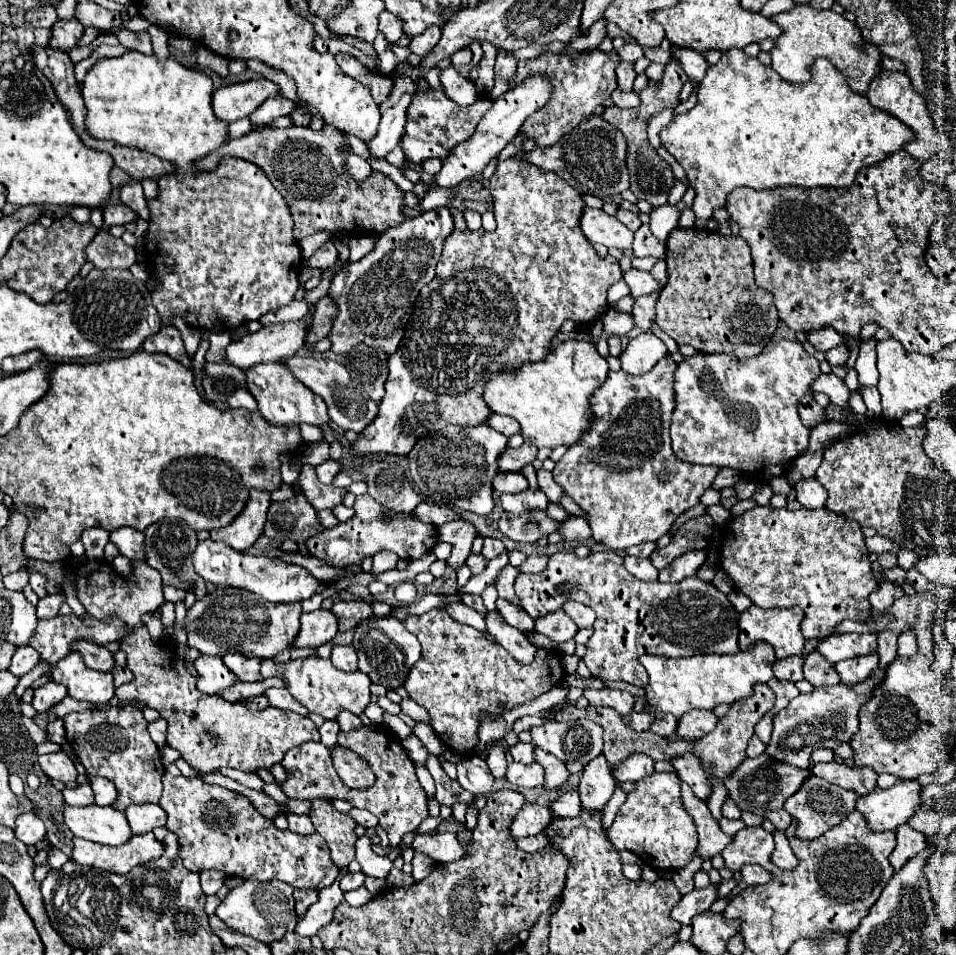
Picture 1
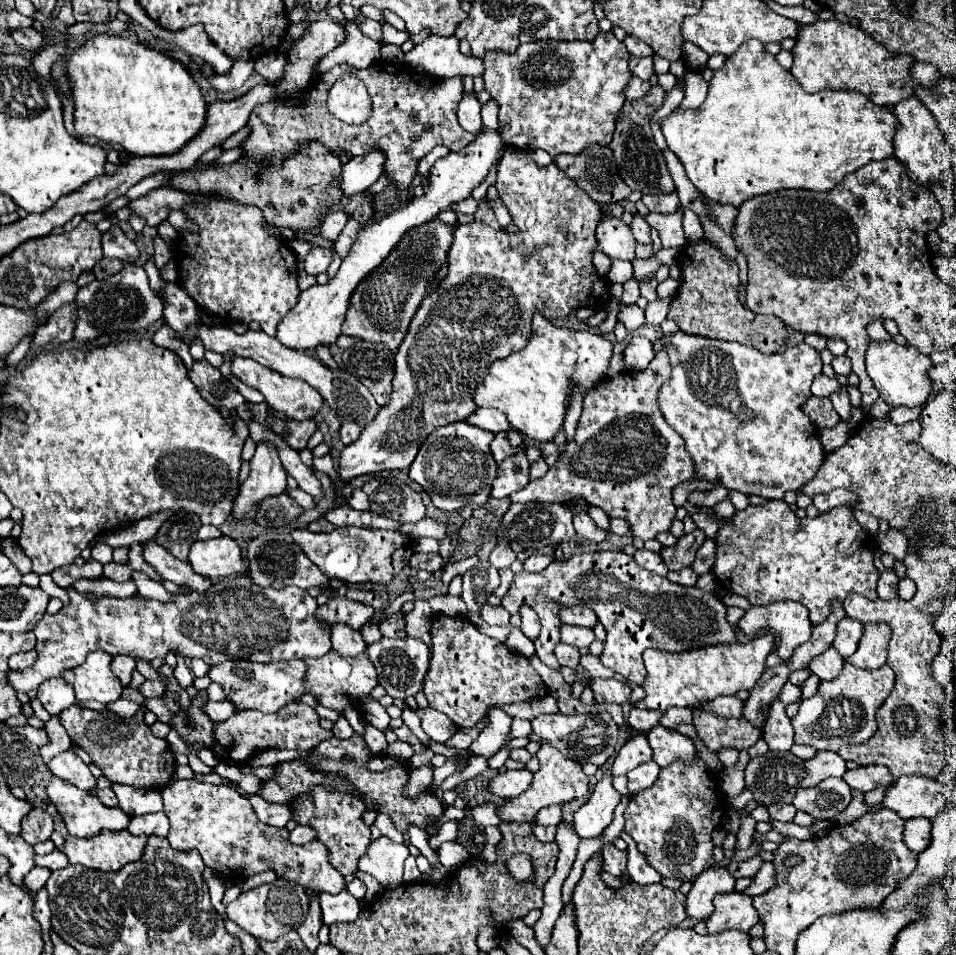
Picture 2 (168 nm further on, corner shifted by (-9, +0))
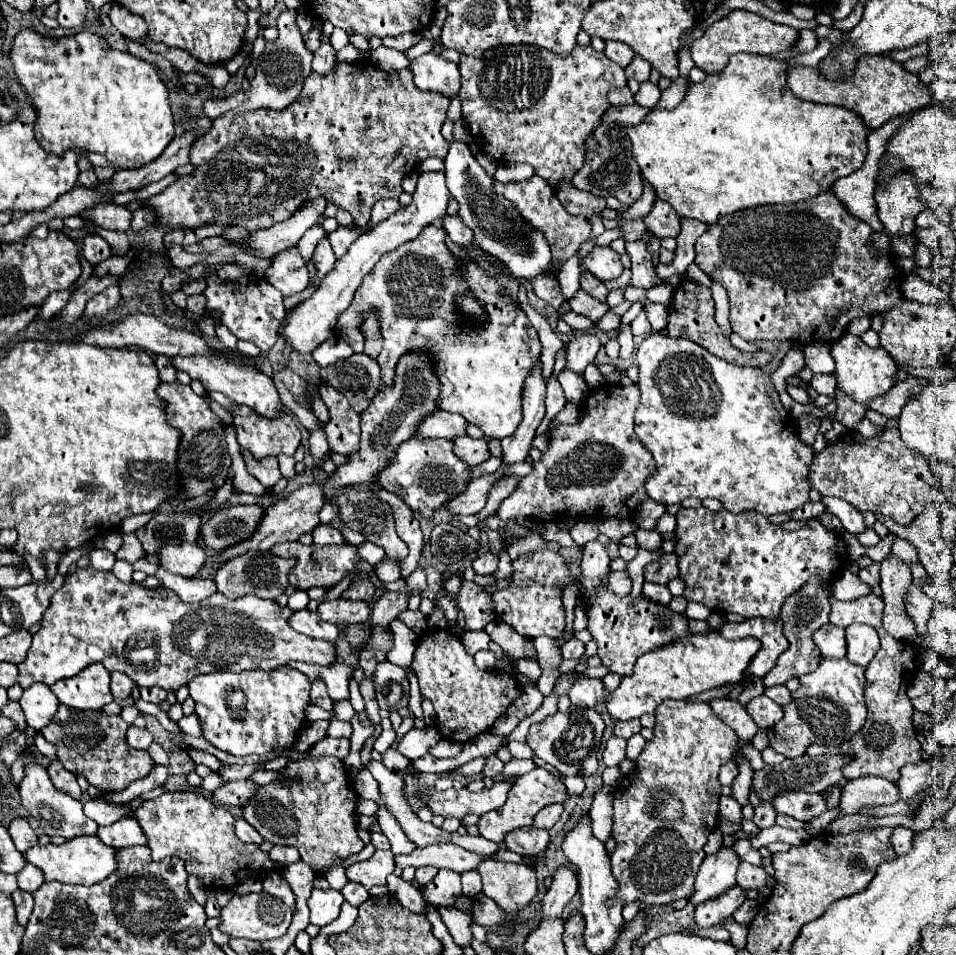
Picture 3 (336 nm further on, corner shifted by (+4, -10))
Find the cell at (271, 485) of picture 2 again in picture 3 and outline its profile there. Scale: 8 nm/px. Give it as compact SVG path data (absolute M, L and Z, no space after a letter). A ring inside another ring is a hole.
M213 393L213 395L209 395L209 397L233 413L235 431L237 431L237 441L239 441L241 449L253 453L255 459L269 457L269 455L293 456L293 453L297 451L297 447L301 445L301 431L297 429L293 417L291 417L289 413L283 413L279 419L265 419L265 417L257 415L257 413L255 413L253 409L249 409L249 407L241 407L241 405L231 403L231 401L229 401L225 395L221 395L221 393Z

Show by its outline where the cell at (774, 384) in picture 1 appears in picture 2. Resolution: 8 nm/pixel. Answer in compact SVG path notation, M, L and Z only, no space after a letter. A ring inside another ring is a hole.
M676 331L672 335L662 335L662 345L664 345L664 353L670 359L670 367L672 367L672 375L670 379L660 387L658 391L658 407L660 413L664 417L664 421L684 439L686 451L692 457L694 463L694 479L700 481L710 481L710 483L718 483L722 487L726 487L728 491L740 491L744 495L758 495L762 499L782 499L786 491L800 491L810 479L814 479L814 475L818 473L820 465L824 463L824 449L816 437L816 429L812 427L808 415L802 411L802 405L810 399L810 385L812 379L816 375L822 373L822 359L820 353L816 349L812 349L806 343L800 343L792 349L786 349L782 353L772 353L772 355L764 355L754 347L742 345L742 343L732 343L732 341L718 341L718 339L708 339L702 335L690 335L684 331Z

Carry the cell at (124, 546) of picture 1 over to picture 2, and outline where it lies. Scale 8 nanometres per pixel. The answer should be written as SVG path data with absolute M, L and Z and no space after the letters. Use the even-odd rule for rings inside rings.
M144 543L144 559L168 581L174 581L178 585L186 585L190 587L192 591L198 591L198 593L206 593L212 585L210 579L198 575L190 563L186 561L180 561L176 559L170 551L166 551L164 547L160 547L158 543Z

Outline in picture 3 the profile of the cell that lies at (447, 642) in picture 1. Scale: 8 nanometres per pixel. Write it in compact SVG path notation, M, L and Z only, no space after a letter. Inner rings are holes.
M427 629L419 637L411 667L417 673L421 695L435 707L441 735L449 741L465 743L491 729L491 725L521 695L521 689L511 673L503 669L479 669L475 659L465 651L459 635L453 635L447 629Z

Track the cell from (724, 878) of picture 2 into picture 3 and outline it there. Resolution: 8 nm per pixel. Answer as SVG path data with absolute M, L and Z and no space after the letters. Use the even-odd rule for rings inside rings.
M719 849L719 853L703 859L699 873L695 877L695 891L689 903L699 905L703 901L715 899L735 885L735 873L739 867L739 857L733 849Z

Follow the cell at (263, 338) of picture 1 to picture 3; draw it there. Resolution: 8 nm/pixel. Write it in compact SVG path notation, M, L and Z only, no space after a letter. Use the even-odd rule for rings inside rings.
M443 171L421 173L419 183L417 183L417 191L413 193L413 201L407 207L403 207L401 211L397 211L393 217L389 217L389 219L377 223L375 227L363 231L355 239L355 243L349 247L349 251L335 261L335 267L323 277L317 291L309 299L305 299L303 303L299 303L297 307L287 311L287 319L285 319L285 325L281 331L281 337L285 339L285 343L293 351L307 355L307 353L313 353L313 349L317 349L323 341L327 341L331 337L331 329L335 331L337 317L353 301L355 291L359 289L365 273L369 273L373 269L373 265L385 253L391 253L399 245L415 239L435 219L443 219L445 209L449 205L449 199L451 199L451 193L445 185L445 173Z

